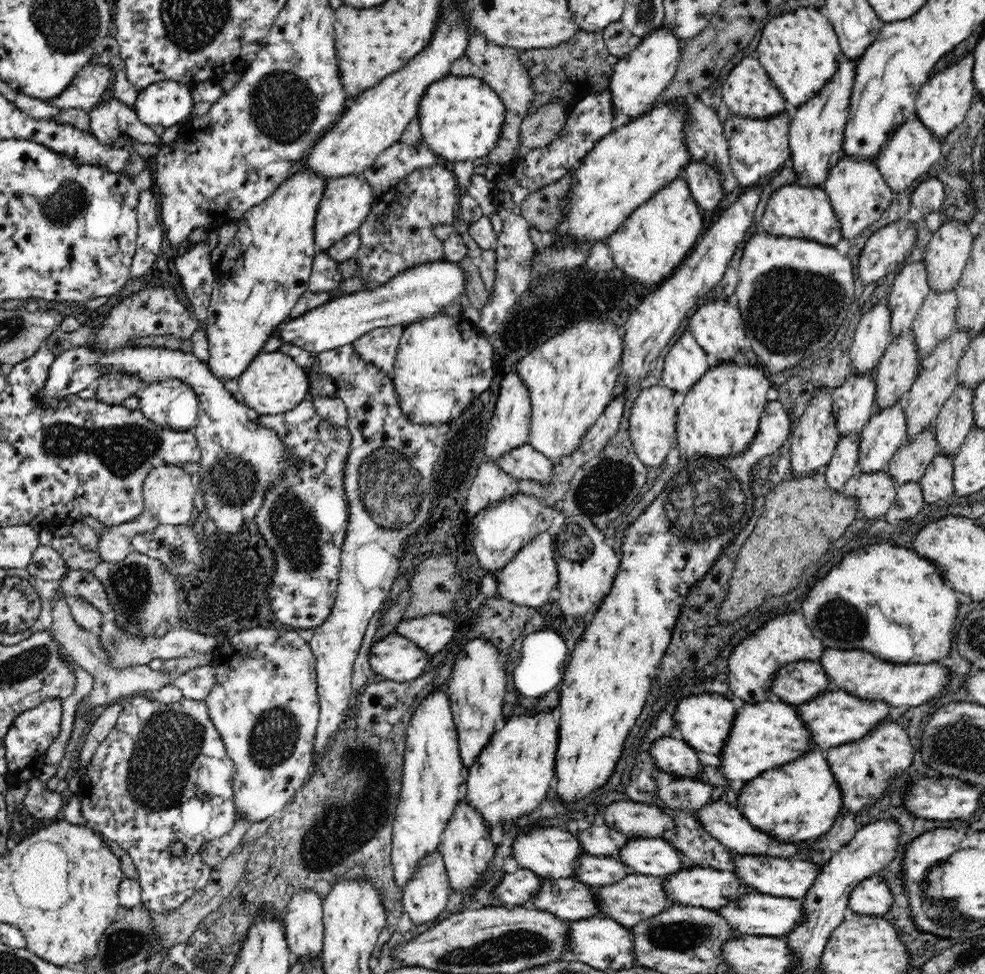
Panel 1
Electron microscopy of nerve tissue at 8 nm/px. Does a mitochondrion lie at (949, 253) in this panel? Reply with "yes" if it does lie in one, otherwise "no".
no

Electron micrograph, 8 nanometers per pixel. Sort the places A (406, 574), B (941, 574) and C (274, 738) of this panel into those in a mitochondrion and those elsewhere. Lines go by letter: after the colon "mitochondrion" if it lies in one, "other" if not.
A: other
B: other
C: mitochondrion

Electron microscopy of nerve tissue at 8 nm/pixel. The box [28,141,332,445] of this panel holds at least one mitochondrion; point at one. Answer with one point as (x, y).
(67, 201)

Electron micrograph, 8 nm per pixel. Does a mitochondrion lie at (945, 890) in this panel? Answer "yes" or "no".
yes

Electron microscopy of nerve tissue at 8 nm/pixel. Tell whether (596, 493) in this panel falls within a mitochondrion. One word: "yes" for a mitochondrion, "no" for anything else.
yes

